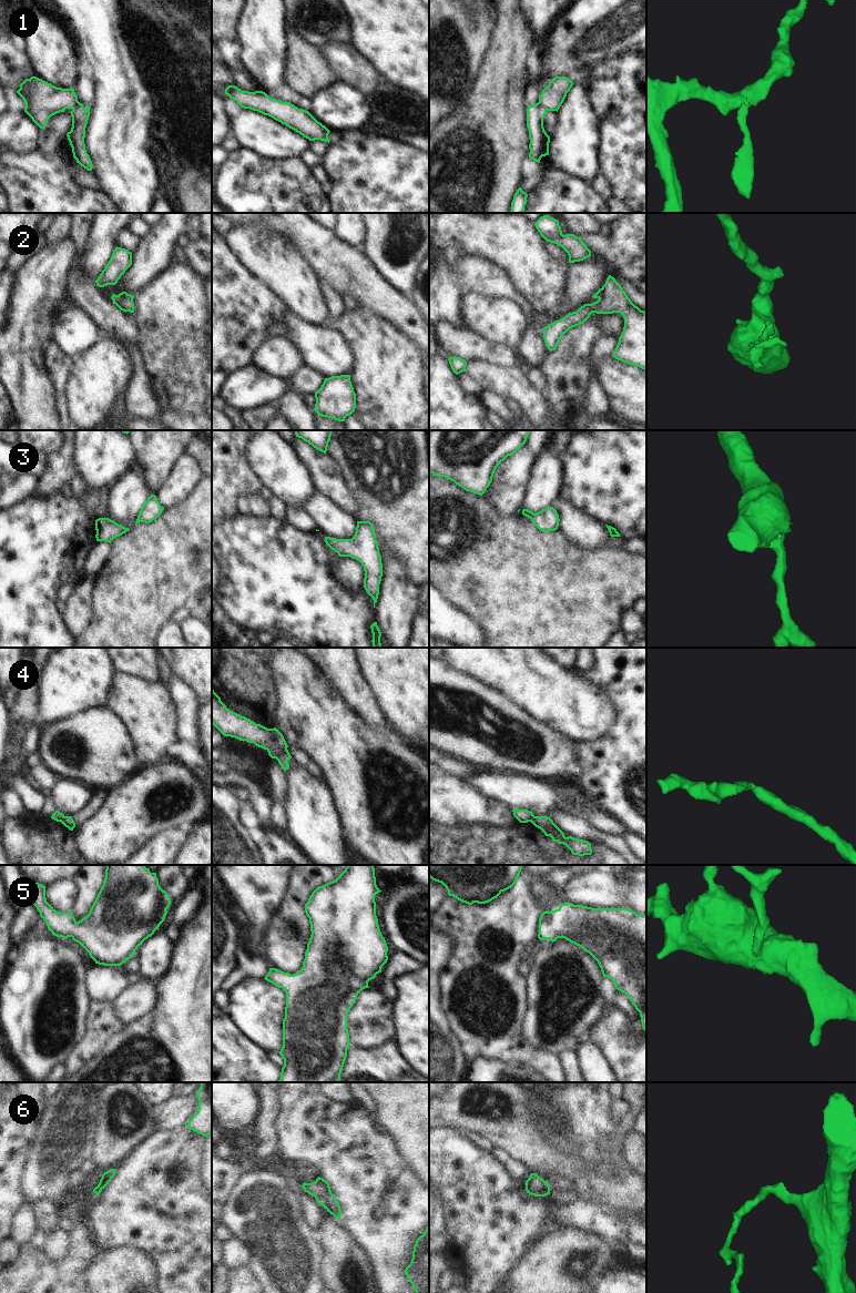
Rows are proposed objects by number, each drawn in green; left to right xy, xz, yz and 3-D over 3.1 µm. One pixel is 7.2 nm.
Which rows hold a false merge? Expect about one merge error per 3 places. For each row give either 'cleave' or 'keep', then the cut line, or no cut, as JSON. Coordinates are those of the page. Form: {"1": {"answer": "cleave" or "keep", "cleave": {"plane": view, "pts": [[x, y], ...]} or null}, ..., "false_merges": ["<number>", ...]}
{"1": {"answer": "cleave", "cleave": {"plane": "yz", "pts": [[538, 102], [547, 110]]}}, "2": {"answer": "keep", "cleave": null}, "3": {"answer": "keep", "cleave": null}, "4": {"answer": "cleave", "cleave": {"plane": "xz", "pts": [[286, 747], [276, 759]]}}, "5": {"answer": "keep", "cleave": null}, "6": {"answer": "keep", "cleave": null}, "false_merges": ["1", "4"]}

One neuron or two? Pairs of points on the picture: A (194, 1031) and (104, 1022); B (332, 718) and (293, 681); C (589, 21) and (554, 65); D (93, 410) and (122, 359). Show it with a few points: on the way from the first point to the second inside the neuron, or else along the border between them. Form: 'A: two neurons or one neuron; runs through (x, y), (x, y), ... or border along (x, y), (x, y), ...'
A: two neurons; border along (124, 1025), (105, 1042)
B: one neuron; runs through (322, 710), (303, 691)
C: one neuron; runs through (582, 32), (563, 54)
D: one neuron; runs through (93, 398), (93, 388), (110, 372)

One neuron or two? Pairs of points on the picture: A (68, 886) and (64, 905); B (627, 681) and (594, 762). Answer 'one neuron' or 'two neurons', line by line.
A: one neuron
B: one neuron

